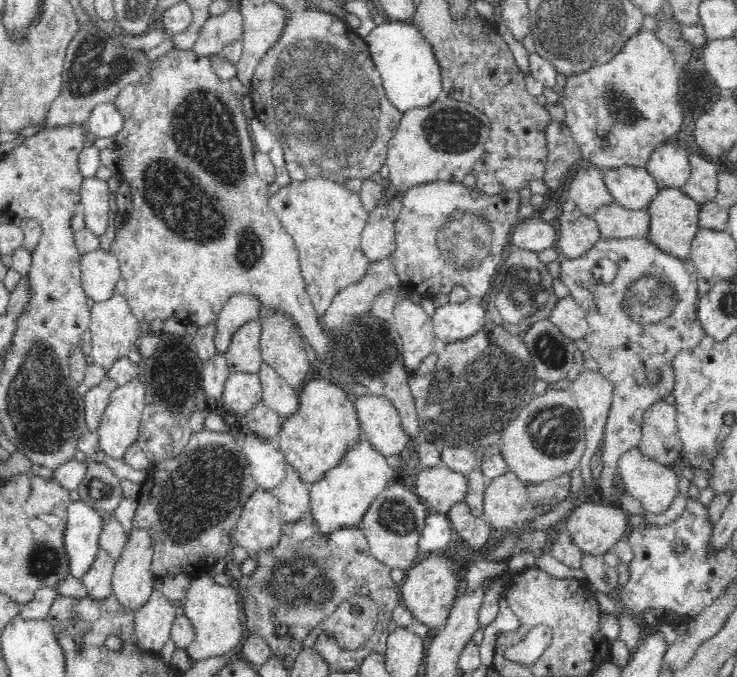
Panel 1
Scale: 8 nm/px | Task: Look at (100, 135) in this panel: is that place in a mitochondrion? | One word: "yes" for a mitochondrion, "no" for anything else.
no

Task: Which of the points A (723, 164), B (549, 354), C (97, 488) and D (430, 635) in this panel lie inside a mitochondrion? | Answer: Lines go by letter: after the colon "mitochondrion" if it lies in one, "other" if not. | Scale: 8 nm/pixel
A: other
B: mitochondrion
C: mitochondrion
D: other

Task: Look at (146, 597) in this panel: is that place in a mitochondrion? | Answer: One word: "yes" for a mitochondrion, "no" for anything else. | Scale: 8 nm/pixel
no

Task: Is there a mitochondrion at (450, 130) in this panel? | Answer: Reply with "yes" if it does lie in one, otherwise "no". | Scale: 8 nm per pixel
yes

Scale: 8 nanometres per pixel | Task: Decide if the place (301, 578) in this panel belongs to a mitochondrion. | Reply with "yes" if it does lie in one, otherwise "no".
yes

